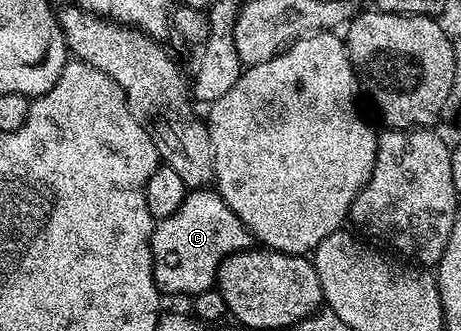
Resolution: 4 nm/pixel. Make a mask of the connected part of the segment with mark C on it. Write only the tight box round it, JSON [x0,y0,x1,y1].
[150,189,252,297]

